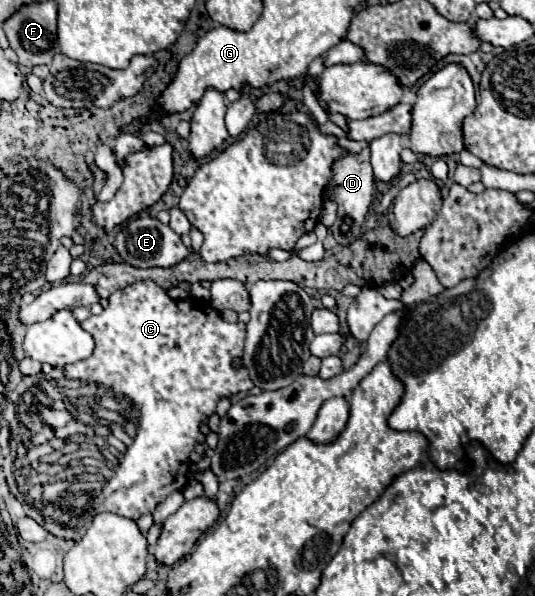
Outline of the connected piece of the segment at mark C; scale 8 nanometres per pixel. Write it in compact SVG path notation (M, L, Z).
M144 280L110 294L110 306L102 314L84 320L82 328L86 328L86 332L90 332L96 340L94 354L88 360L64 366L64 376L112 388L116 394L126 396L140 410L140 422L132 444L126 448L112 478L104 484L104 488L90 490L88 512L98 514L108 510L116 512L118 516L138 520L144 514L152 514L154 508L164 502L170 492L178 492L184 488L184 478L188 478L190 470L188 456L194 444L202 442L198 424L202 420L208 420L208 416L216 410L218 400L228 398L236 392L248 392L254 386L250 384L244 368L232 368L232 358L240 356L244 348L246 324L228 324L214 308L206 304L204 312L204 308L200 308L192 298L172 300L166 290L150 280Z

